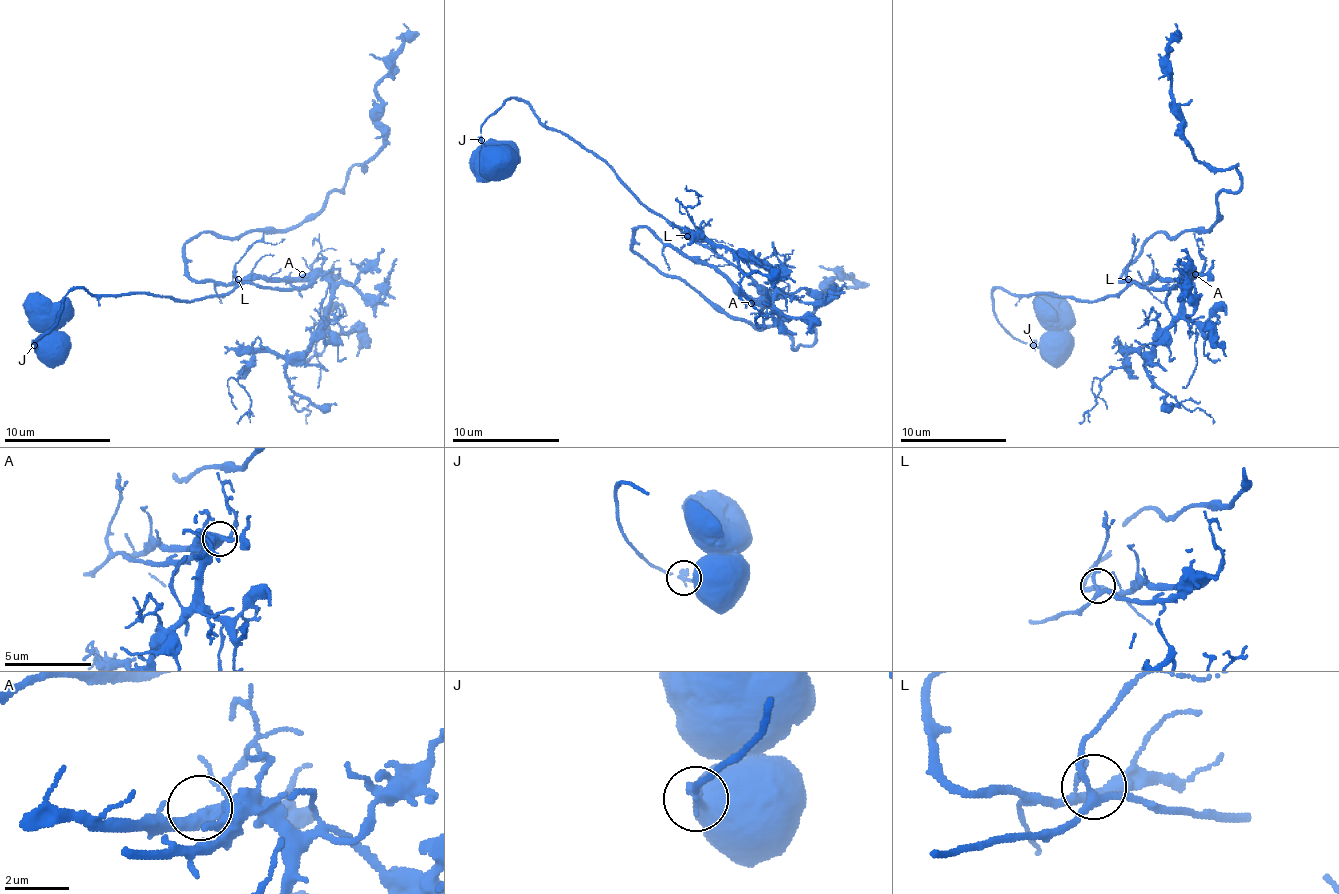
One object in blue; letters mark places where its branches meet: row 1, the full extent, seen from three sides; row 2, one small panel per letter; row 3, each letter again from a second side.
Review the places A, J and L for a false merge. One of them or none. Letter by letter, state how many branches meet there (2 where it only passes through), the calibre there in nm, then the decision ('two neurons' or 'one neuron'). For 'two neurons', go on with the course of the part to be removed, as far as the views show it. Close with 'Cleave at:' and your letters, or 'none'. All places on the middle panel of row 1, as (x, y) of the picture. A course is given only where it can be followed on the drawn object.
A: 3 branches meet; 320 nm thick; one neuron
J: 2 branches meet; 180 nm thick; one neuron
L: 3 branches meet; 200 nm thick; one neuron
Cleave at: none

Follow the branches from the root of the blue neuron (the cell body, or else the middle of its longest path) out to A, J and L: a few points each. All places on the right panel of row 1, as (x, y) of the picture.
A: (1046, 348), (1017, 340), (998, 322), (996, 287), (1099, 301), (1134, 282), (1176, 287), (1195, 274)
J: (1046, 348), (1033, 346)
L: (1046, 348), (1017, 340), (998, 322), (996, 287), (1099, 301), (1128, 279)

